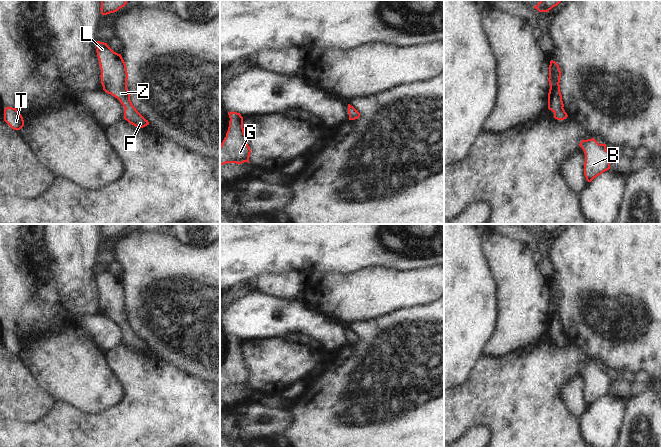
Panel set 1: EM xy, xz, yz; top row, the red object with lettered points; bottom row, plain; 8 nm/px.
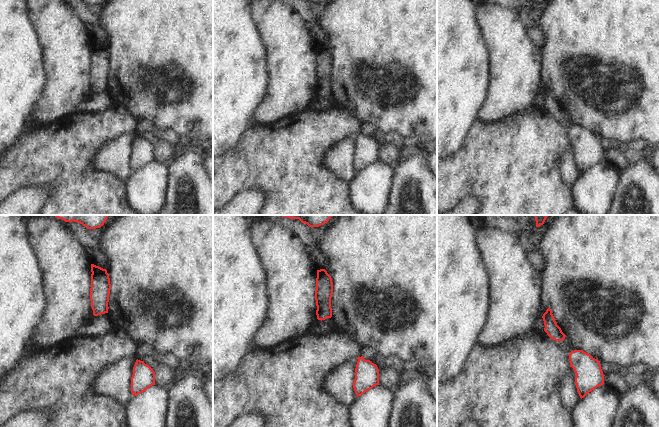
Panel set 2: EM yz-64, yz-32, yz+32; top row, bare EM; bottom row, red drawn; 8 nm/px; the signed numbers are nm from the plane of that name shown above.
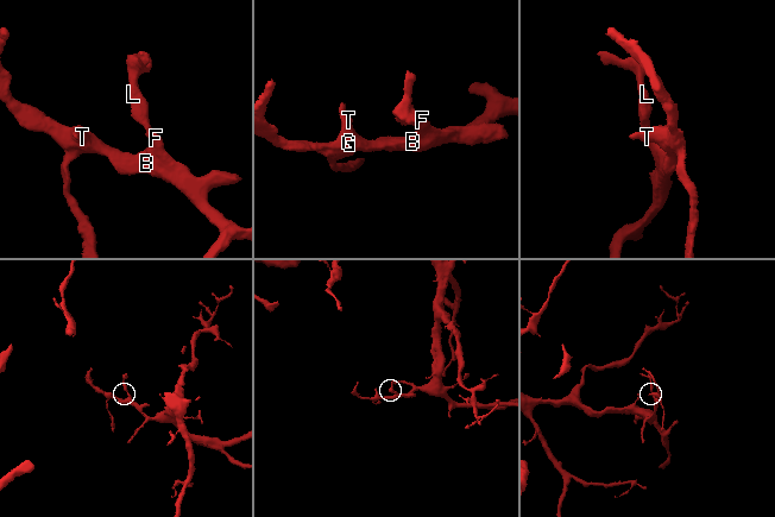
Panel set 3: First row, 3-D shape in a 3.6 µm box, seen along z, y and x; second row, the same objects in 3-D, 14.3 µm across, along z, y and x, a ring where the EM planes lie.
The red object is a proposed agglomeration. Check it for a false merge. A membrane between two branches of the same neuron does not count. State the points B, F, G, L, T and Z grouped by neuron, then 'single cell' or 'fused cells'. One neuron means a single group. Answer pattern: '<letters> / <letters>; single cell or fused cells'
B F G L T Z; single cell

